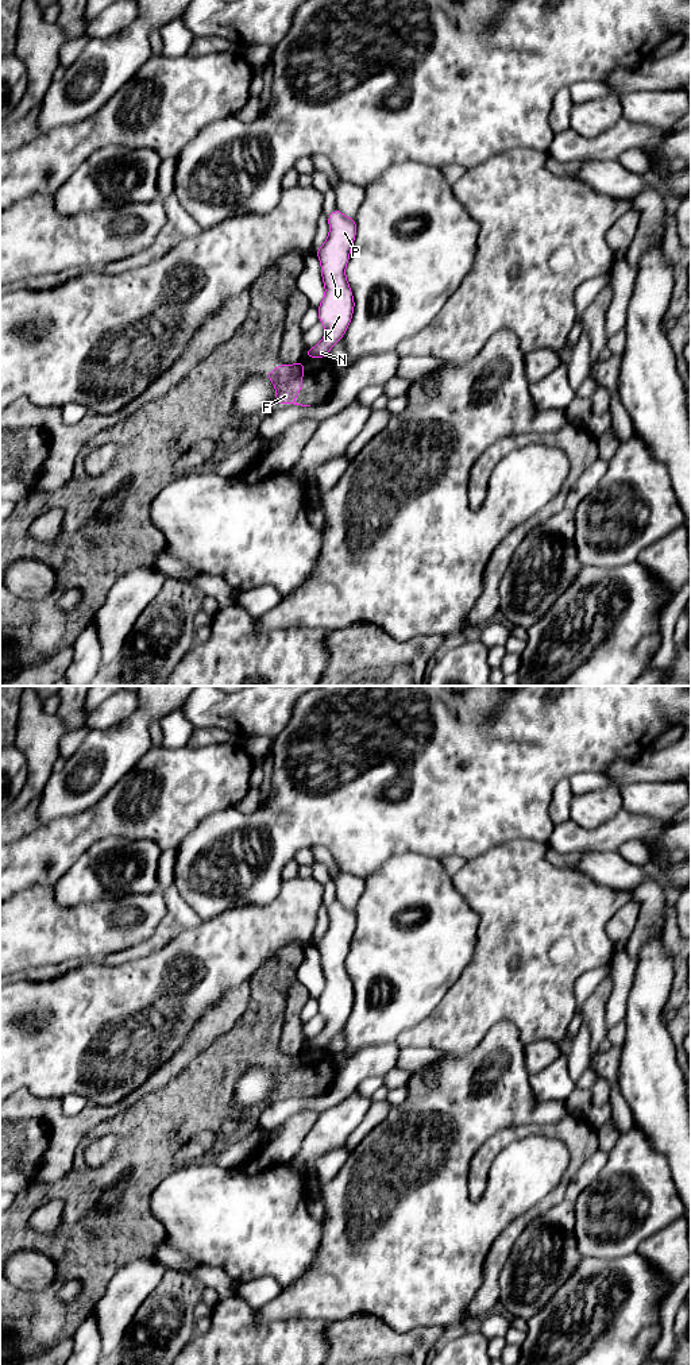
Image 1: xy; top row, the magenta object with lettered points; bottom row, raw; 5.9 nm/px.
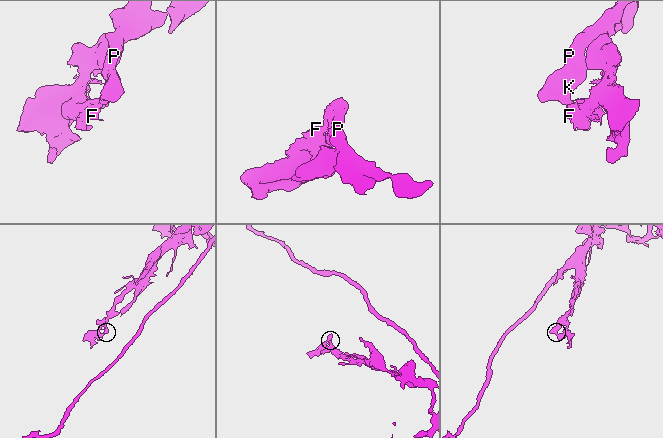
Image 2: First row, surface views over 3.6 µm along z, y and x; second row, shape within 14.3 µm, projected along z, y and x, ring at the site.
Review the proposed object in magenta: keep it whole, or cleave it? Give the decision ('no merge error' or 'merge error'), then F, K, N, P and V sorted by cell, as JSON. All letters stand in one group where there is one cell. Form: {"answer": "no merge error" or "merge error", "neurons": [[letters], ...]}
{"answer": "merge error", "neurons": [["F"], ["K", "N", "P", "V"]]}

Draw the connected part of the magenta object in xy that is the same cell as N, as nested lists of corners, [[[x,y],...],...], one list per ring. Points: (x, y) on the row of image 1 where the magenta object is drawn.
[[[337,208],[327,219],[329,235],[314,251],[321,263],[325,286],[325,296],[317,306],[319,321],[325,327],[325,335],[317,346],[306,348],[310,358],[327,358],[332,346],[344,336],[355,308],[352,290],[346,278],[346,266],[356,236],[356,221]]]

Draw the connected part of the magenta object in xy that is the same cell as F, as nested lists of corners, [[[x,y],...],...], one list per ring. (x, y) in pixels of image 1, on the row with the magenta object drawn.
[[[302,360],[296,365],[286,365],[279,363],[275,370],[269,371],[266,375],[275,386],[275,401],[282,405],[294,404],[301,406],[310,406],[302,405],[296,402],[296,394],[301,393],[302,390],[302,375],[305,371],[305,366]]]

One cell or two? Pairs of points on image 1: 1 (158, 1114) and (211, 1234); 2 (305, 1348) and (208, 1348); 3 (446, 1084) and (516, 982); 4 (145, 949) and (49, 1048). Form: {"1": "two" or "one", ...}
{"1": "two", "2": "one", "3": "two", "4": "two"}

